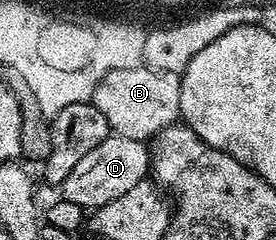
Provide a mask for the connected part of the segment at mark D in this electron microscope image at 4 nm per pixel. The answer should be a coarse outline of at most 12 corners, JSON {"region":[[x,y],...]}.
{"region":[[108,134],[61,184],[85,209],[149,175],[142,139]]}

